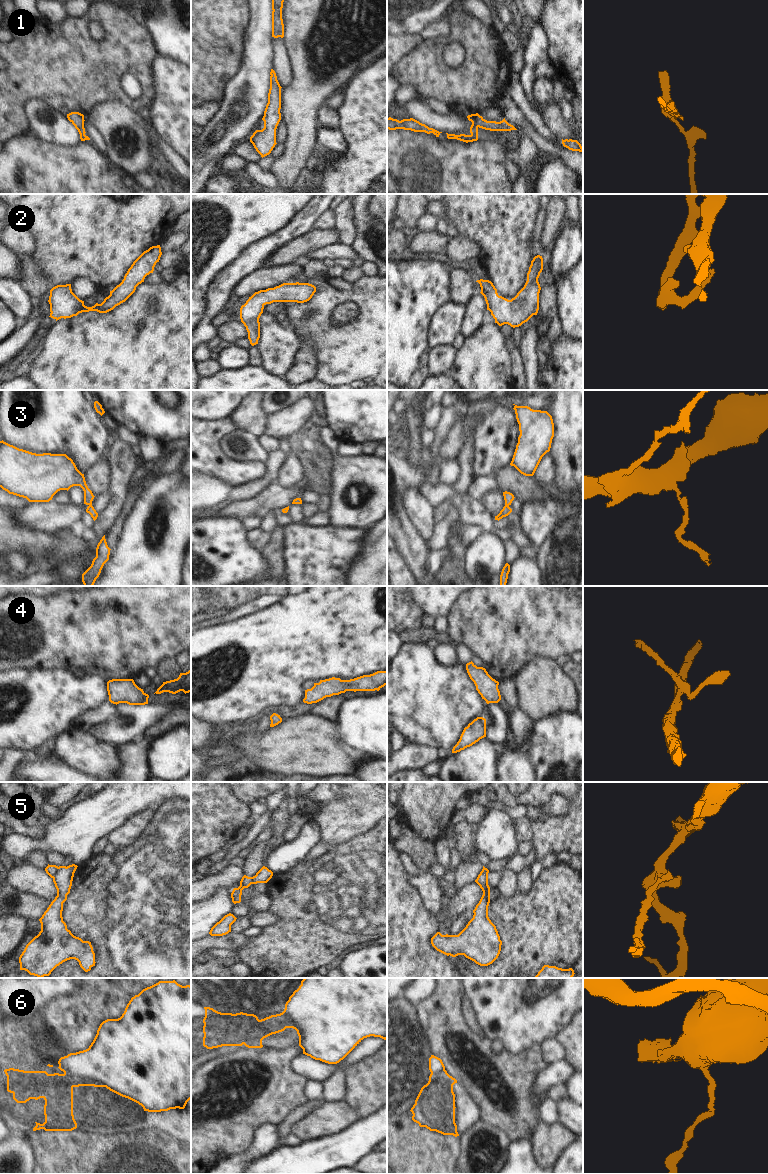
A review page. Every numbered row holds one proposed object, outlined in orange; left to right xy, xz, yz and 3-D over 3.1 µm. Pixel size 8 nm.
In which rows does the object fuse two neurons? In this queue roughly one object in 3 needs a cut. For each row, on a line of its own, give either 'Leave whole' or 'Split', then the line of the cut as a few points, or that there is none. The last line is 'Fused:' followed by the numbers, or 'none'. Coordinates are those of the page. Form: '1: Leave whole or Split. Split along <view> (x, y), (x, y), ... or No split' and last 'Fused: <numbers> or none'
1: Leave whole. No split
2: Leave whole. No split
3: Leave whole. No split
4: Leave whole. No split
5: Split. Split along xy (58, 867), (53, 878)
6: Split. Split along xz (259, 1020), (258, 1038), (256, 1040), (245, 1040), (242, 1043)
Fused: 5, 6.

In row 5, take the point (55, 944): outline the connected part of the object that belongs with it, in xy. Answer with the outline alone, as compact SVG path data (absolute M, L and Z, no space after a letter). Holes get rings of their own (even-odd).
M77 865L59 866L53 878L57 896L39 919L41 931L25 947L19 957L20 970L43 978L63 962L75 959L88 972L95 966L91 942L83 941L67 929L63 921L63 903L70 893Z

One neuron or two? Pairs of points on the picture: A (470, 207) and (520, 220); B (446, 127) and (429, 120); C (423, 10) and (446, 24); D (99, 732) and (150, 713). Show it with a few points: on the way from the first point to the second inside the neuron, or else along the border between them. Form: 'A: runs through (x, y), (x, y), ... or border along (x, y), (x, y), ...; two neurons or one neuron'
A: runs through (482, 207), (492, 207), (505, 220), (508, 220); one neuron
B: runs through (442, 123), (433, 120); one neuron
C: border along (451, 18), (436, 20), (420, 33); two neurons
D: runs through (112, 732), (122, 730), (137, 719); one neuron

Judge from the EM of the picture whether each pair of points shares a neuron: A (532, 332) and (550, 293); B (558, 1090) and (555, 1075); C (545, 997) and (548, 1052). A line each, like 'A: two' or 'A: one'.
A: two
B: two
C: two

